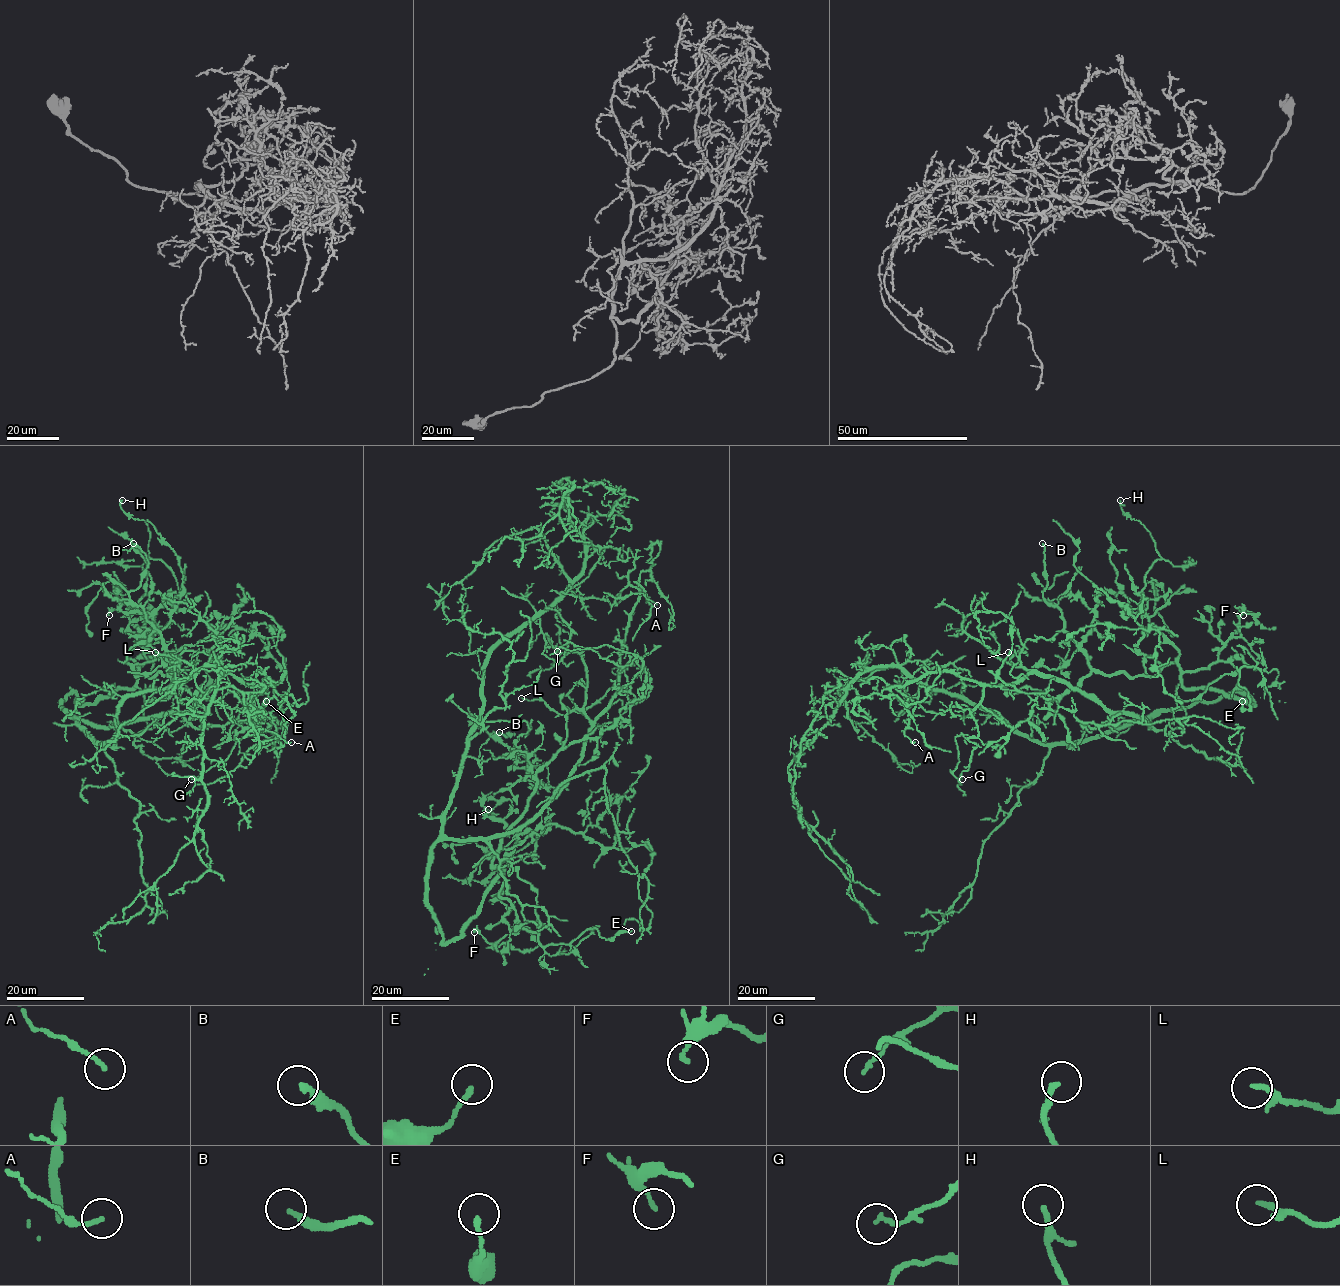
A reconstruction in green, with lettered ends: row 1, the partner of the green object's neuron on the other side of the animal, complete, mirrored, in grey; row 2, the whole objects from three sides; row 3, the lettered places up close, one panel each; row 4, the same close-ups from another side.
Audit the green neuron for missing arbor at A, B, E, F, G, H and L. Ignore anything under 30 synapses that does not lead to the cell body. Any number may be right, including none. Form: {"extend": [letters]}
{"extend": ["B"]}

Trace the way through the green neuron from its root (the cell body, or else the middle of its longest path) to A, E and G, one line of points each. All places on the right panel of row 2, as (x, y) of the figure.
A: (1085, 739), (1150, 723), (1034, 673), (979, 685), (937, 671), (896, 687), (915, 705), (903, 730), (915, 742)
E: (1085, 739), (1234, 693), (1253, 703), (1183, 685), (1237, 655), (1256, 668), (1240, 669), (1242, 701)
G: (1085, 739), (1150, 723), (1034, 673), (986, 685), (971, 712), (978, 736), (955, 738), (953, 774), (962, 779)

